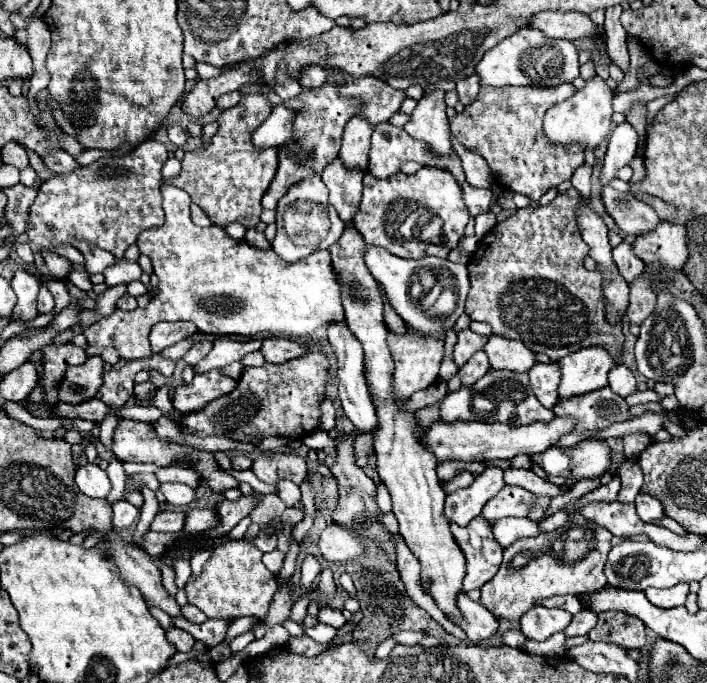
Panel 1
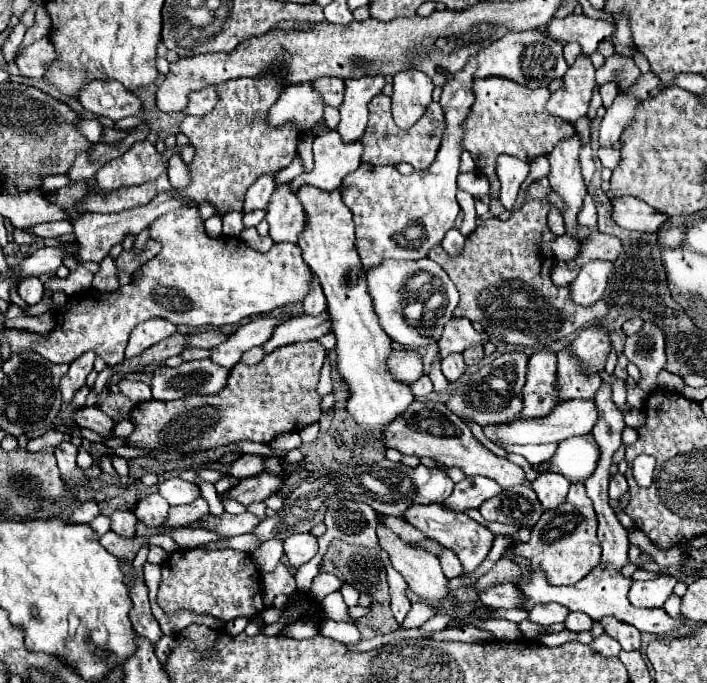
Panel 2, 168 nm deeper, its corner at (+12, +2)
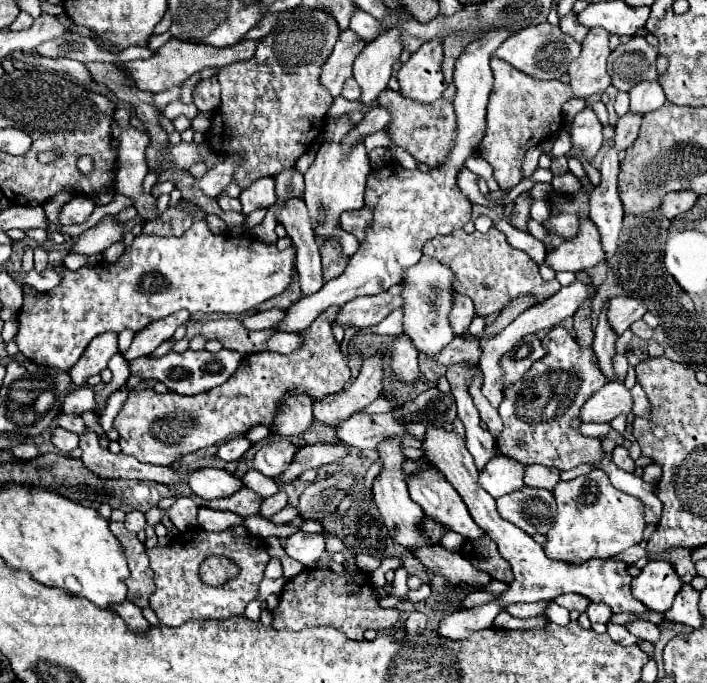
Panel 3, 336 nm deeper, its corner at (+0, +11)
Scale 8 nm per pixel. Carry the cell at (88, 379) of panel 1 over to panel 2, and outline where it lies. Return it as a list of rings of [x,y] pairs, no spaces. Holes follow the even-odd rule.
[[[88,352],[70,364],[68,374],[60,382],[60,392],[62,392],[64,402],[70,402],[74,398],[74,394],[86,384],[86,376],[90,374],[90,370],[94,366],[94,358],[96,358],[96,354]]]

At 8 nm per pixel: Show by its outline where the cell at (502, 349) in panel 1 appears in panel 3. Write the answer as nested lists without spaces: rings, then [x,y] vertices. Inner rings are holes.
[[[456,293],[454,295],[454,305],[452,305],[452,311],[450,311],[450,325],[452,325],[452,329],[458,337],[462,337],[466,333],[474,315],[476,315],[474,303],[468,297]]]

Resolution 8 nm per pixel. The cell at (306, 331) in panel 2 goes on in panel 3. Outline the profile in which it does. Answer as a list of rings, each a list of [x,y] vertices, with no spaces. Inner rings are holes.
[[[396,285],[384,293],[370,295],[370,297],[356,297],[348,301],[346,305],[340,307],[332,323],[342,325],[344,329],[378,325],[384,317],[388,317],[390,311],[398,309],[400,305],[402,305],[400,285]]]

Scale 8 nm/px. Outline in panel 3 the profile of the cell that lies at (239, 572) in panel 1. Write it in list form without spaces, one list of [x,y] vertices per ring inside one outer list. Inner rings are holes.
[[[204,529],[178,533],[172,539],[170,547],[148,549],[148,557],[156,583],[156,591],[150,599],[150,609],[168,627],[178,627],[188,619],[228,619],[234,615],[244,615],[246,605],[258,595],[258,583],[262,581],[264,567],[270,561],[270,555],[264,547],[256,547],[242,537],[234,537],[230,529],[222,533],[208,533]],[[210,555],[220,555],[236,563],[238,575],[218,587],[206,585],[200,579],[200,565]]]

